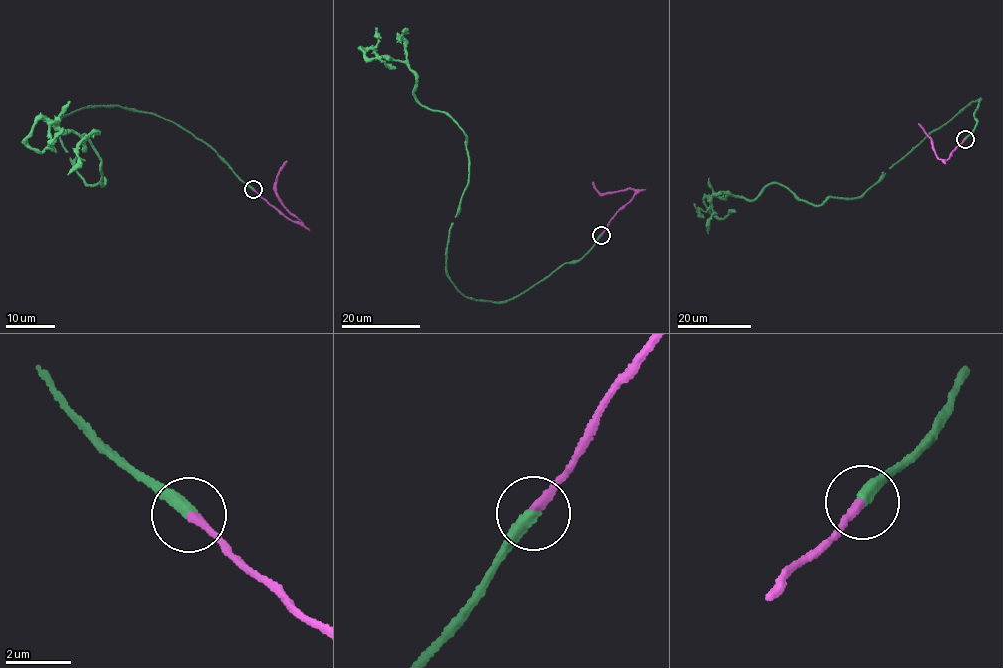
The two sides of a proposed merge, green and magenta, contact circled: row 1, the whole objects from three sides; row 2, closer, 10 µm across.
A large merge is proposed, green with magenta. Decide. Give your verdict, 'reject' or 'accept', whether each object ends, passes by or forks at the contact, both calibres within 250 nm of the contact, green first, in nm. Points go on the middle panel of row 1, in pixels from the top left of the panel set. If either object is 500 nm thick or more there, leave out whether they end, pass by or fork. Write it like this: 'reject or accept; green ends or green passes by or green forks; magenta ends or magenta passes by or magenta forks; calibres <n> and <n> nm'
accept; green ends; magenta ends; calibres 420 and 280 nm

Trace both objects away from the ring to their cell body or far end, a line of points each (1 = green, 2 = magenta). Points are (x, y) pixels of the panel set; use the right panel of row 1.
1: (965, 139), (980, 98), (860, 196), (819, 205), (776, 183), (752, 200), (704, 200), (718, 218), (735, 212)
2: (964, 139), (946, 160), (936, 157), (931, 141), (918, 123)

